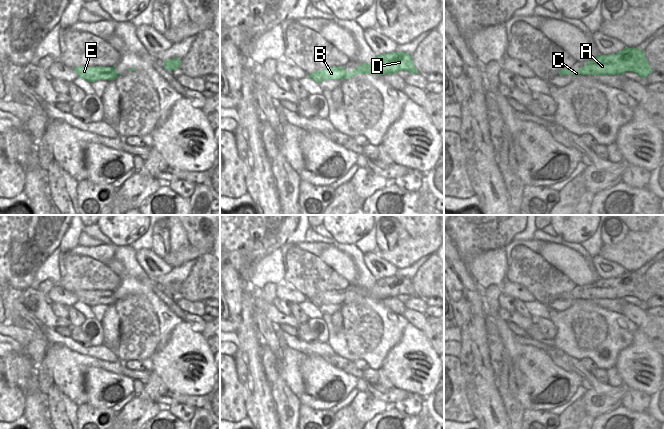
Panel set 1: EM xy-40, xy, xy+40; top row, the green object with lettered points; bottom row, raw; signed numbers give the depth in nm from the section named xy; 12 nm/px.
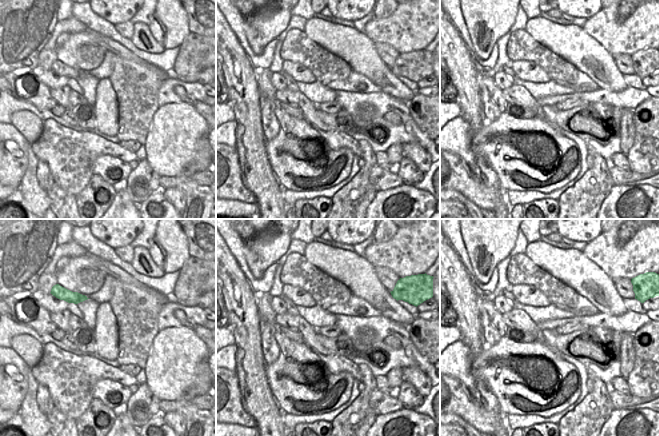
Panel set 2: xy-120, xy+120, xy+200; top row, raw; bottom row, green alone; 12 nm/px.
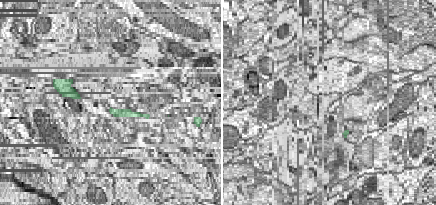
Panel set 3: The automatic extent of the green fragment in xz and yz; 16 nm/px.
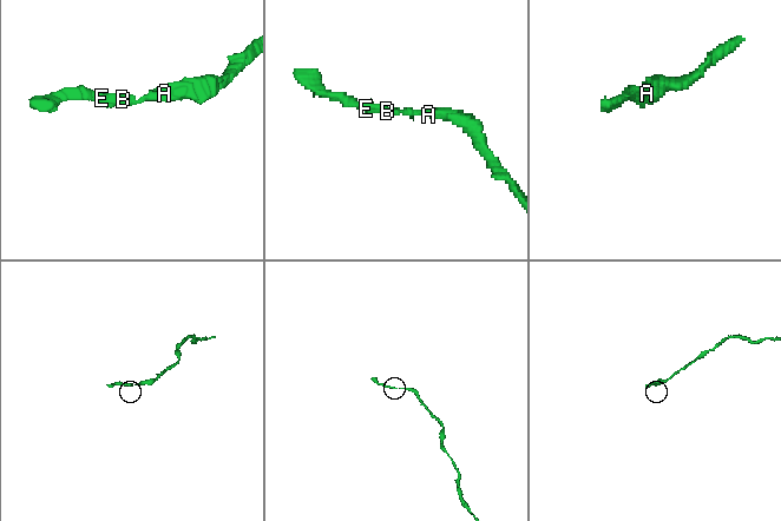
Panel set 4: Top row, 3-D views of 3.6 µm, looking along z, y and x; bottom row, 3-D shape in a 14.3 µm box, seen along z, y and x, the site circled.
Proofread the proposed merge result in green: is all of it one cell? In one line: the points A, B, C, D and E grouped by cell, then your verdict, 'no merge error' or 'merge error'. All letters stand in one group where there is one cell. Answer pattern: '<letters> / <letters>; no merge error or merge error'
A B C D E; no merge error

